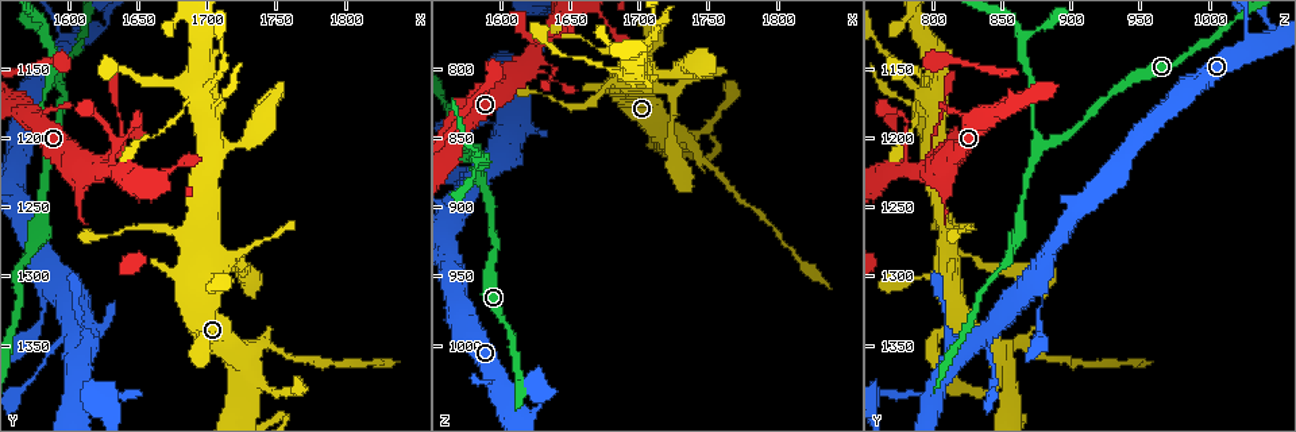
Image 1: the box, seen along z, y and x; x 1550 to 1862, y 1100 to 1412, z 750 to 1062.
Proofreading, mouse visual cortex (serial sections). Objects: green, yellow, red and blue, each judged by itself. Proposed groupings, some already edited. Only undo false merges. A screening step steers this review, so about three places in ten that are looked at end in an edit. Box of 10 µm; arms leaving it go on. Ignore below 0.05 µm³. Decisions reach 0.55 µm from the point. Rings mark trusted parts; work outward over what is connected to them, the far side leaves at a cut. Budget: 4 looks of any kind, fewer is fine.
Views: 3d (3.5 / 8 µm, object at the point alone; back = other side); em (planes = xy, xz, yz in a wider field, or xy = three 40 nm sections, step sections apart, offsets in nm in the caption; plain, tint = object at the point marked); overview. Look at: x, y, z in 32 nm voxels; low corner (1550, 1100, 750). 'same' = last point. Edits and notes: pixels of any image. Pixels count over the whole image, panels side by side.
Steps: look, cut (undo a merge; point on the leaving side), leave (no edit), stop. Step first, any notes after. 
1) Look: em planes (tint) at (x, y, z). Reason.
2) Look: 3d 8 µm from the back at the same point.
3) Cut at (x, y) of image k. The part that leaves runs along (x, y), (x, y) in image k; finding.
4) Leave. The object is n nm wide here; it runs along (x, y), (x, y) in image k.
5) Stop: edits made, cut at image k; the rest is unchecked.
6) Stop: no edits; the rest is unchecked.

Look: 3d 3.5 µm at (1586, 1206, 878). Abrupt turn.

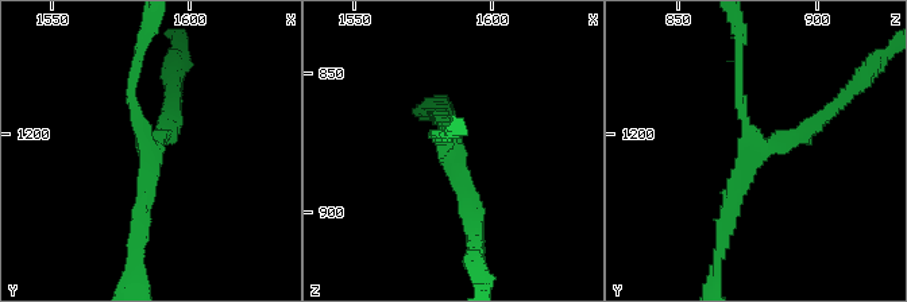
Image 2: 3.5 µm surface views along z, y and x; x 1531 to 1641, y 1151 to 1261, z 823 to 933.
Look: em xy step 5 (tint) at (1586, 1206, 879).

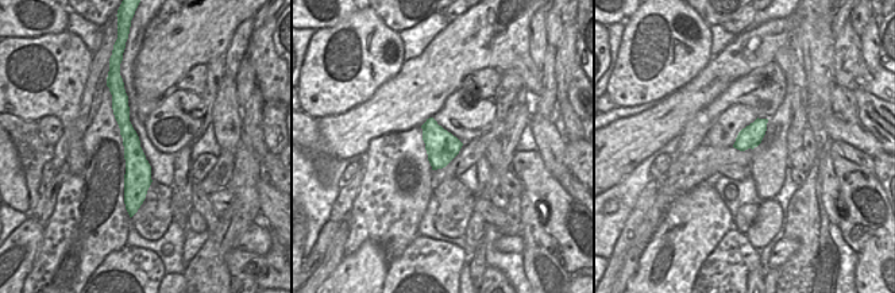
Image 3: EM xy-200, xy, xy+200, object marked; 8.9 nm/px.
Leave. The arms are 150, 200, 200 nm wide; it runs along (832, 108), (759, 150), (725, 232) in image 2; all the same cell.

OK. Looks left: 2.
Look: 3d 3.5 µm from the back at (1696, 1168, 796). Sharp bend.

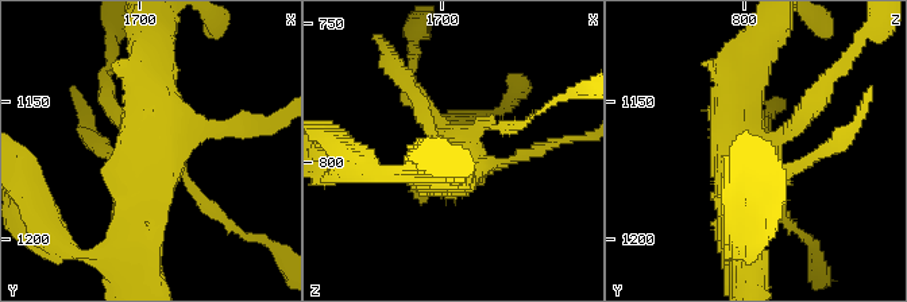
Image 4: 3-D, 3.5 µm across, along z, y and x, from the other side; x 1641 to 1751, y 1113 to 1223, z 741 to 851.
Look: em xy step 5 (tint) at (1694, 1170, 795). Need the tissue.

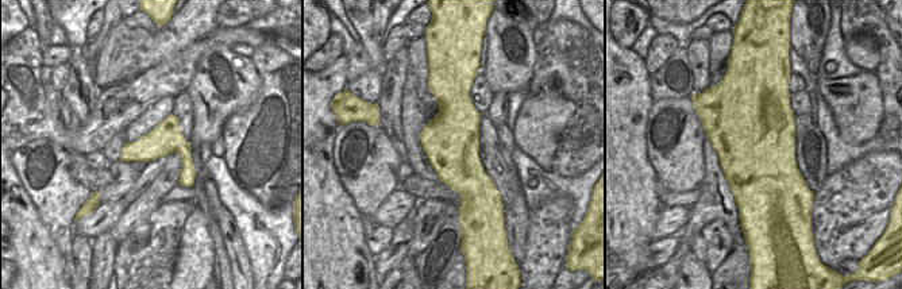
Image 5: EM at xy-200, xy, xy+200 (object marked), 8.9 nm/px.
Leave. It runs along (134, 247), (154, 167), (154, 69) in image 4; one cell here.

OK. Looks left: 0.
Stop: no edits; the rest is unchecked.

